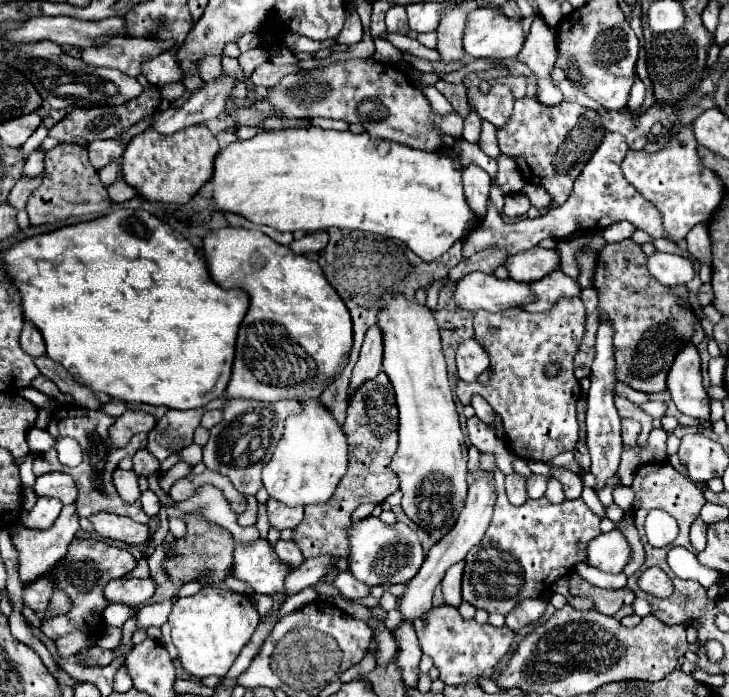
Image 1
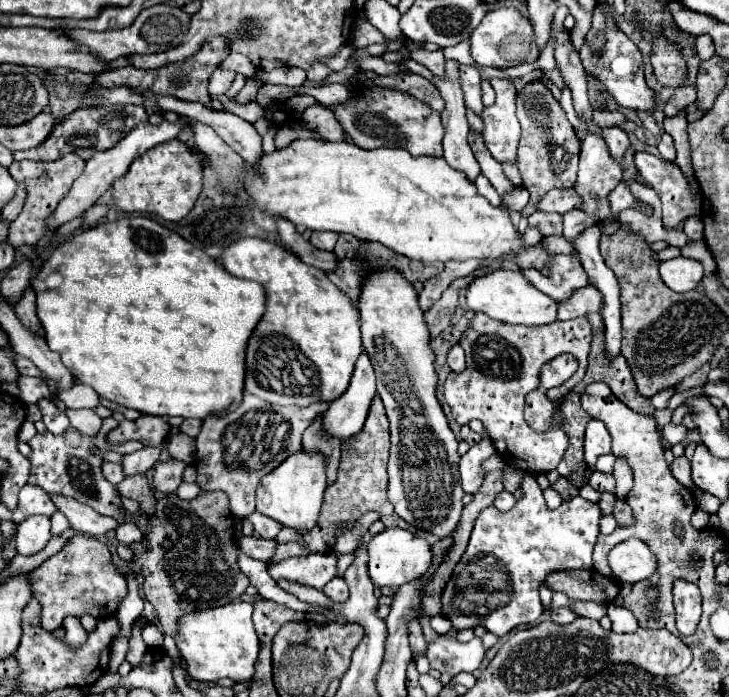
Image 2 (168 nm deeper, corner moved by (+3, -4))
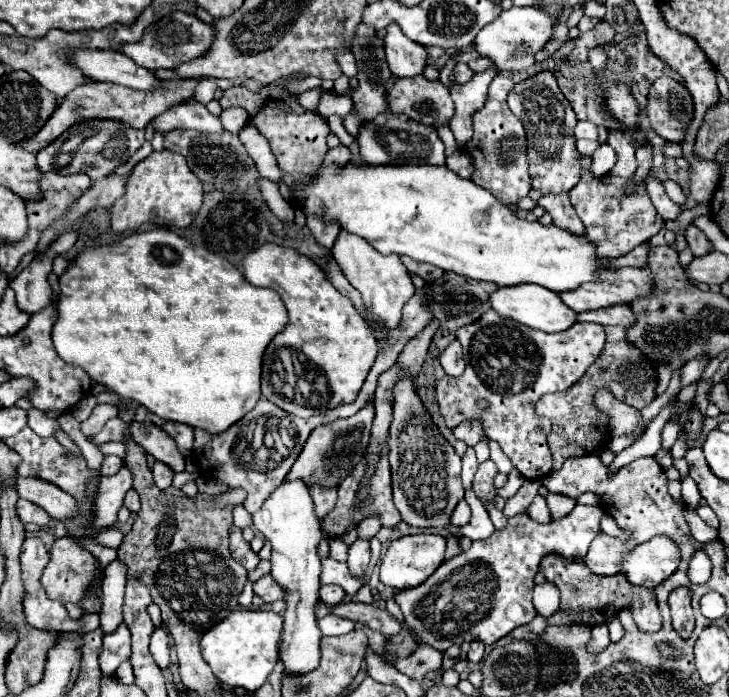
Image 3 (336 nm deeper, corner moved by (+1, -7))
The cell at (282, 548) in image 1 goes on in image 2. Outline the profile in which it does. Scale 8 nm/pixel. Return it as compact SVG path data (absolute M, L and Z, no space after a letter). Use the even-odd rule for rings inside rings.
M242 537L240 541L242 551L258 561L270 561L272 555L276 553L276 541L268 541L268 539L254 539L254 537Z

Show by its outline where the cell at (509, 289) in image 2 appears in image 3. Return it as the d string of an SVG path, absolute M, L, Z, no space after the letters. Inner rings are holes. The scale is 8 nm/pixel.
M422 164L422 166L382 166L382 168L376 168L376 166L344 166L344 168L334 168L334 166L328 166L328 168L320 168L316 172L316 182L312 186L294 186L292 190L296 192L296 198L306 212L322 212L322 216L326 216L326 220L338 220L338 224L342 228L346 228L348 232L352 234L358 234L362 236L364 240L368 240L378 252L382 254L406 254L418 262L428 262L428 264L434 264L438 268L442 268L444 272L454 272L454 274L460 274L460 276L466 276L466 278L472 278L472 280L484 280L484 282L494 282L496 286L500 286L494 296L492 296L492 308L506 316L506 318L512 318L512 320L518 320L530 328L536 328L536 330L542 330L542 332L564 332L568 330L572 324L576 324L576 312L572 308L568 308L562 300L560 300L560 292L570 292L570 290L576 290L580 288L582 284L586 282L596 282L596 274L600 268L606 268L600 264L600 256L596 254L596 244L592 240L588 240L586 236L576 236L564 228L558 228L556 224L540 224L538 220L530 222L530 220L524 220L524 218L518 218L508 206L500 204L486 188L482 186L476 186L472 180L466 180L466 178L460 178L456 172L452 172L450 168L446 166L438 166L438 168L430 168L428 164Z

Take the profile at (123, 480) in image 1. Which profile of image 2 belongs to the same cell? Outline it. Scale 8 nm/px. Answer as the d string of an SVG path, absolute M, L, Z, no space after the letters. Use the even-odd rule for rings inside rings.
M104 463L102 465L102 473L104 473L104 477L112 483L112 485L118 485L120 481L124 481L124 471L122 471L122 467L120 467L120 463Z

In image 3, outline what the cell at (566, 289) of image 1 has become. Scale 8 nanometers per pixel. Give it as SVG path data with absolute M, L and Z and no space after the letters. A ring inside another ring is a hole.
M618 306L618 308L604 308L598 312L582 312L578 314L580 322L594 322L594 324L602 324L602 326L622 326L622 328L630 328L636 320L634 312L630 310L630 306Z

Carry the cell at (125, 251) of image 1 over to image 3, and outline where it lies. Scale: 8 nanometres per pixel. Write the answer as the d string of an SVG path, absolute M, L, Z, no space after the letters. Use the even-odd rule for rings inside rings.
M166 228L132 232L130 236L122 238L120 242L108 244L108 246L86 248L84 252L80 252L76 256L74 264L70 264L70 268L60 278L60 288L62 288L62 296L56 304L58 320L54 324L52 338L54 338L54 348L62 360L82 366L92 380L108 386L112 392L120 394L126 400L134 400L134 402L142 404L148 412L158 414L164 420L182 422L192 428L202 428L210 434L226 432L232 424L236 424L242 416L246 416L256 406L256 402L260 398L262 356L266 352L266 346L272 342L272 338L276 334L280 334L288 324L286 306L282 304L280 296L274 290L252 286L234 264L230 264L228 260L222 260L214 252L188 242L186 238L182 238L176 232L166 230Z

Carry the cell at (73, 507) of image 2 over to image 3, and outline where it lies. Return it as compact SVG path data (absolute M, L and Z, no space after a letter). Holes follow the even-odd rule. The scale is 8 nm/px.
M16 476L16 492L18 498L38 504L56 520L68 520L78 512L76 500L70 494L40 478Z

